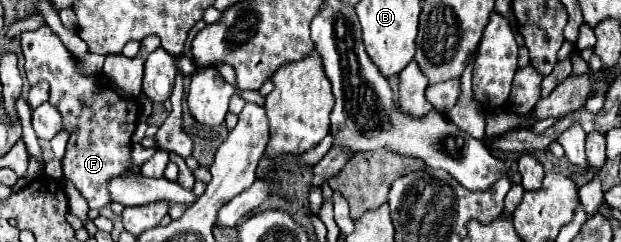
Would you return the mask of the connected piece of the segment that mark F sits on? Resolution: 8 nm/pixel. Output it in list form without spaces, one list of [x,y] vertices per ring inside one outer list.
[[[46,24],[34,32],[22,34],[22,52],[26,58],[24,70],[26,70],[28,82],[38,84],[38,82],[46,80],[50,84],[50,104],[54,104],[58,108],[58,112],[62,114],[62,120],[64,120],[64,128],[70,132],[68,148],[62,158],[64,178],[74,182],[74,186],[86,198],[90,208],[100,210],[102,206],[112,202],[110,192],[106,188],[108,180],[130,170],[130,148],[132,148],[130,138],[132,138],[132,134],[136,130],[136,122],[138,122],[138,102],[134,98],[124,98],[124,96],[116,94],[116,90],[112,90],[110,86],[104,86],[98,78],[80,76],[74,56],[66,50],[66,46],[60,42],[60,38]]]

